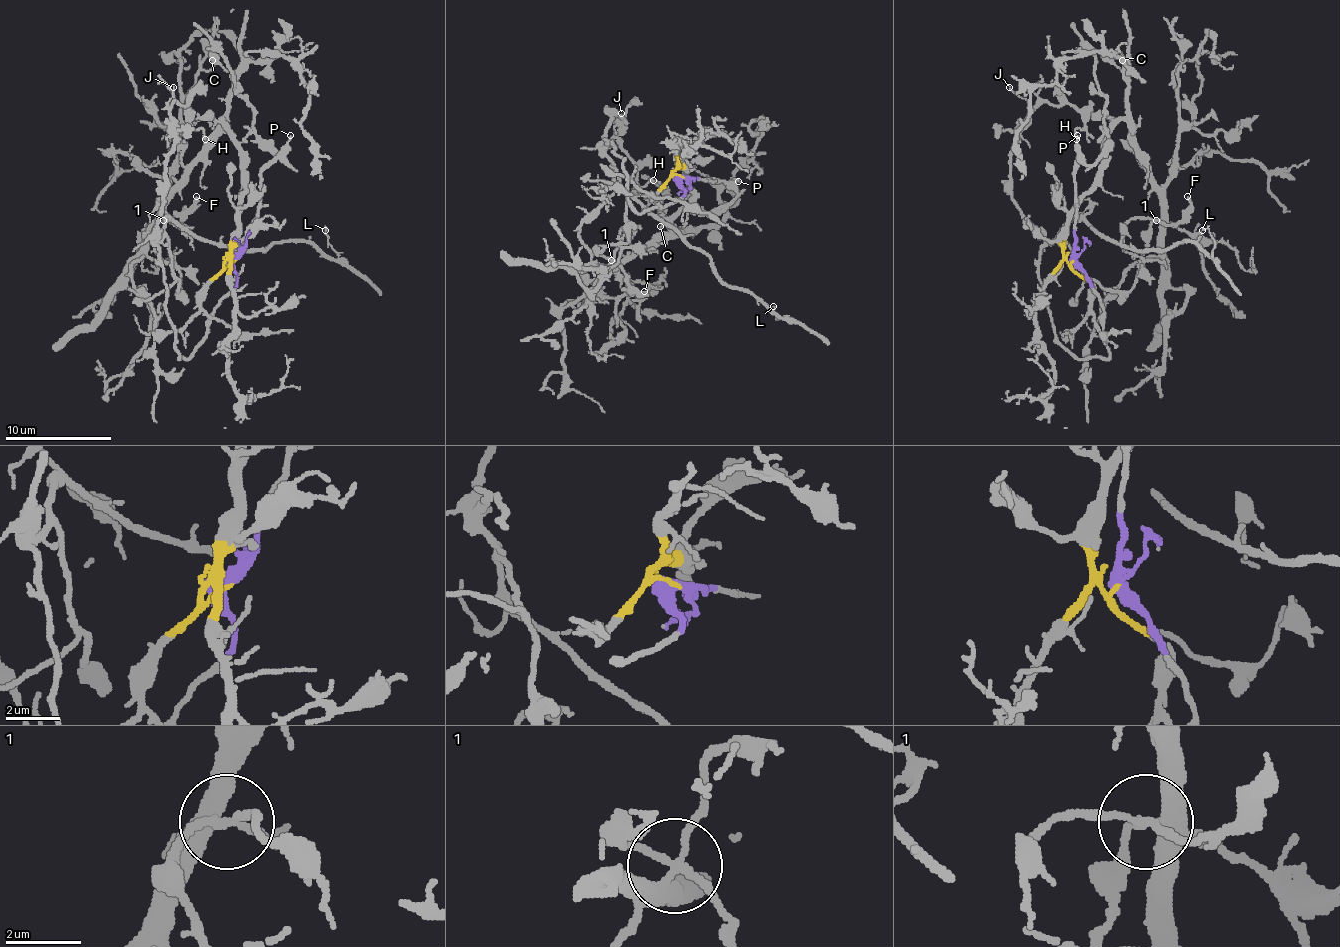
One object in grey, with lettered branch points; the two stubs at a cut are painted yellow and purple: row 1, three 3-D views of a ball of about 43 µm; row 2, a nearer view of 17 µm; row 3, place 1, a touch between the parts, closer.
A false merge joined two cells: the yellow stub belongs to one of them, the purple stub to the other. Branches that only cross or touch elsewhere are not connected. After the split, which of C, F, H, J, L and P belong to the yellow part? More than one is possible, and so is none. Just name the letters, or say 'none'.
none

